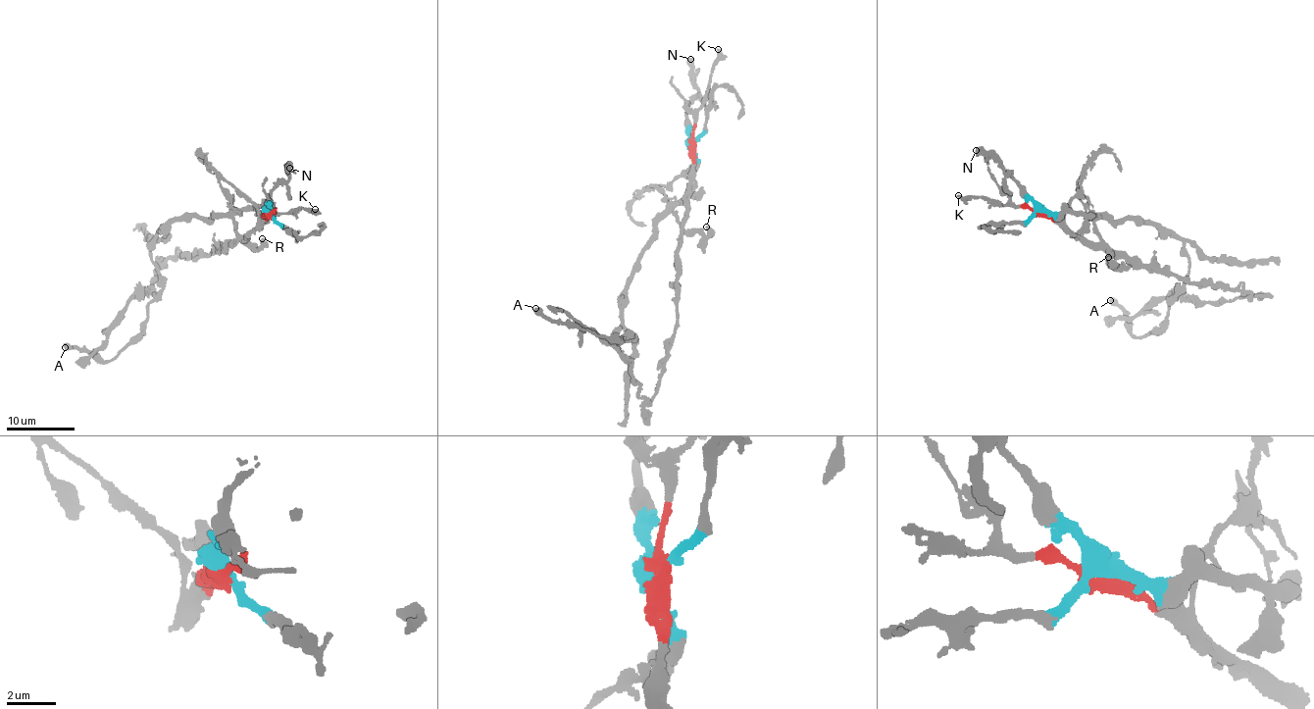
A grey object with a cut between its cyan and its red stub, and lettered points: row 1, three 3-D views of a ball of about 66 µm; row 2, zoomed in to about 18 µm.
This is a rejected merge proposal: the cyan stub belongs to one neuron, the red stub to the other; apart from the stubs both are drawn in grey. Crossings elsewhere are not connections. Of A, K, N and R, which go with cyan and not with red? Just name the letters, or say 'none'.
A, N, R

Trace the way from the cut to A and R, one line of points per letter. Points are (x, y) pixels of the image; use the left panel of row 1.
A: (269, 214), (260, 205), (169, 221), (151, 253), (162, 287), (140, 332), (102, 361), (65, 347)
R: (269, 214), (265, 205), (260, 205), (232, 215), (235, 231), (254, 247), (263, 245), (262, 238)

